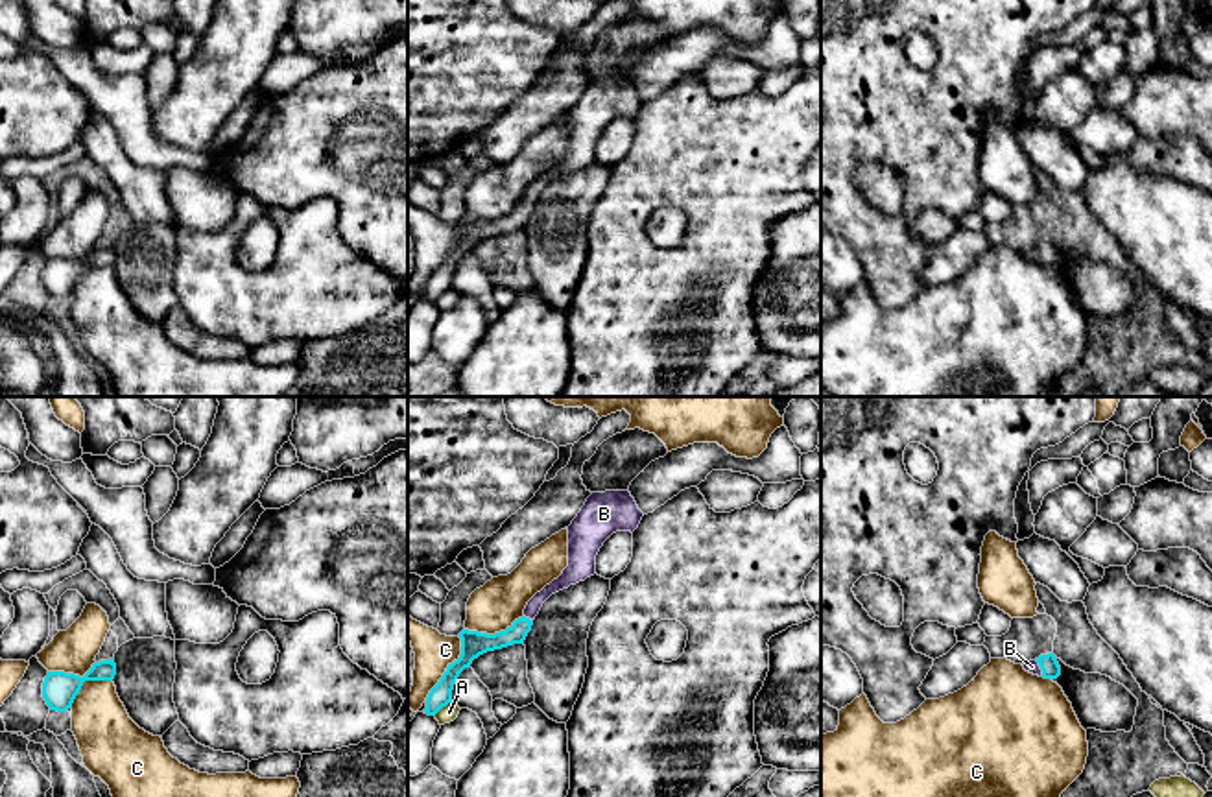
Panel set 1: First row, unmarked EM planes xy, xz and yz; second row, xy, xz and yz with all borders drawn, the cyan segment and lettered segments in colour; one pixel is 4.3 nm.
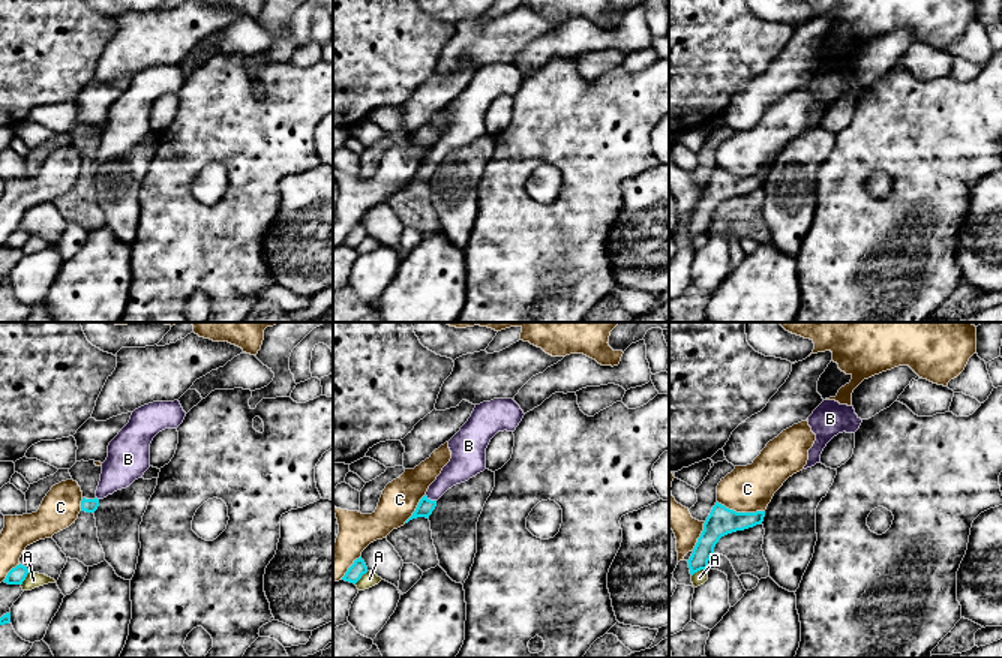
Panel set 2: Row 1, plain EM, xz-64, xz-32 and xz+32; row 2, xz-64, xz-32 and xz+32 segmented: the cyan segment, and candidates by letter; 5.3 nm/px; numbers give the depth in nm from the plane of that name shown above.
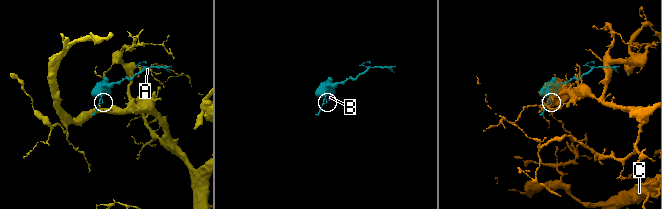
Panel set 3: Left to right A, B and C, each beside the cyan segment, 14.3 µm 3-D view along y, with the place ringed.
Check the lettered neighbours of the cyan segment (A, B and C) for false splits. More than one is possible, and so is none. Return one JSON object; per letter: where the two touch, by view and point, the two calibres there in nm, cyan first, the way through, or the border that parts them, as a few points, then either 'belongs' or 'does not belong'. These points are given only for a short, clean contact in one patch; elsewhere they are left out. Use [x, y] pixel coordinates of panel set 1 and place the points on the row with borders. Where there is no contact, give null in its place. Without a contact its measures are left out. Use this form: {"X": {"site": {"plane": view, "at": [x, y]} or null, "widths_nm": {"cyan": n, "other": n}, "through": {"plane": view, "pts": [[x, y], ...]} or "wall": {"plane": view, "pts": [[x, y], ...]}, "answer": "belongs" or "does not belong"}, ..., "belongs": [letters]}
{"A": {"site": {"plane": "xz", "at": [441, 707]}, "widths_nm": {"cyan": 100, "other": 70}, "answer": "does not belong"}, "B": {"site": {"plane": "yz", "at": [1041, 668]}, "widths_nm": {"cyan": 80, "other": 60}, "through": {"plane": "yz", "pts": [[1050, 668], [1041, 668], [1032, 666]]}, "answer": "belongs"}, "C": {"site": {"plane": "xy", "at": [78, 676]}, "widths_nm": {"cyan": 150, "other": 260}, "answer": "does not belong"}, "belongs": ["B"]}

